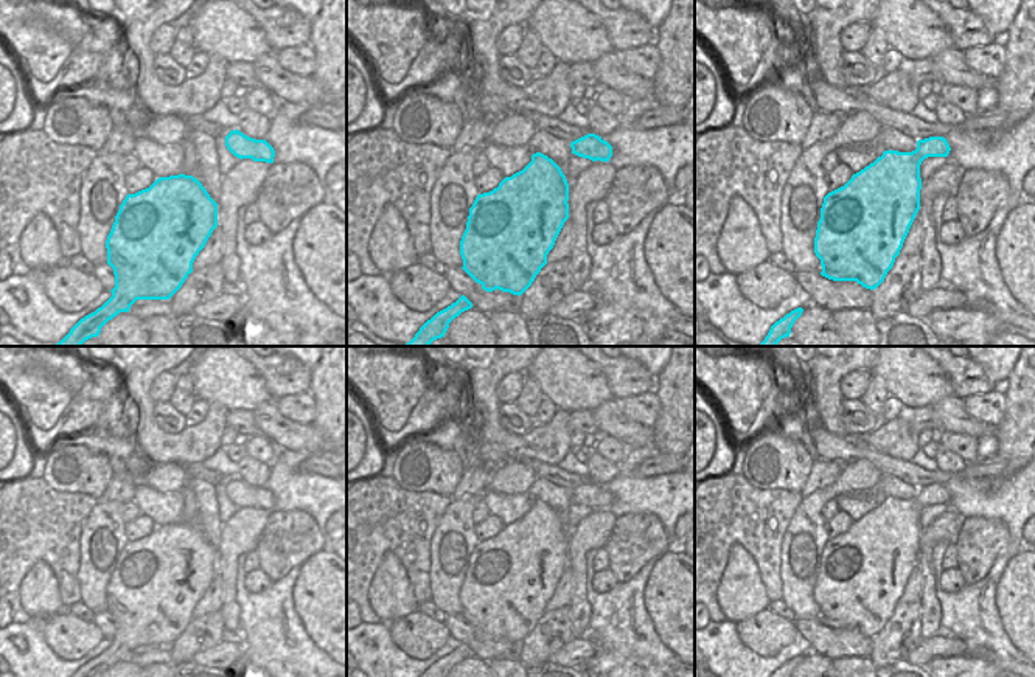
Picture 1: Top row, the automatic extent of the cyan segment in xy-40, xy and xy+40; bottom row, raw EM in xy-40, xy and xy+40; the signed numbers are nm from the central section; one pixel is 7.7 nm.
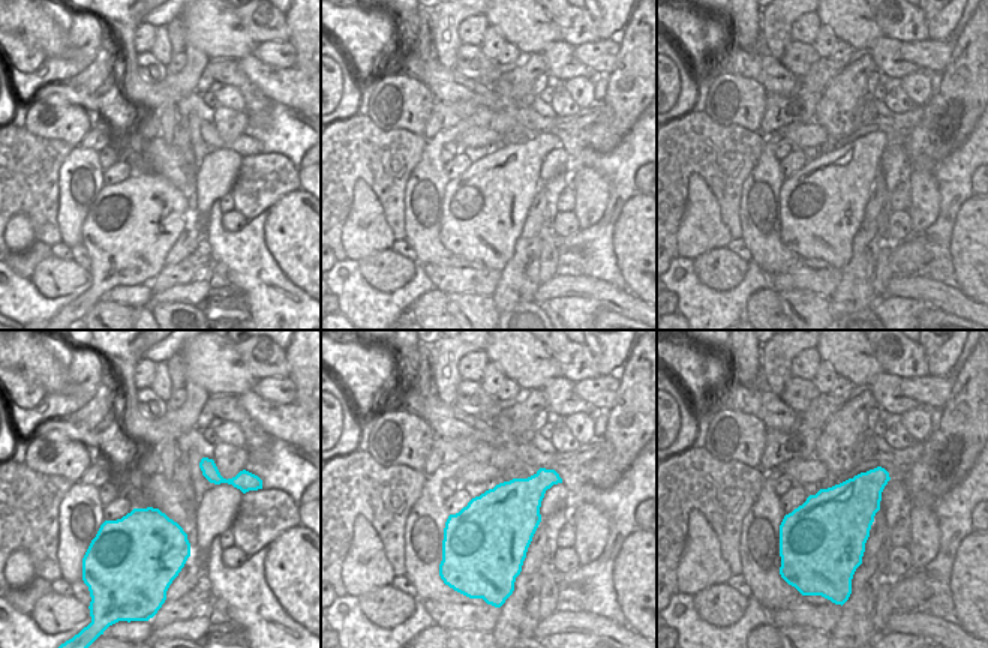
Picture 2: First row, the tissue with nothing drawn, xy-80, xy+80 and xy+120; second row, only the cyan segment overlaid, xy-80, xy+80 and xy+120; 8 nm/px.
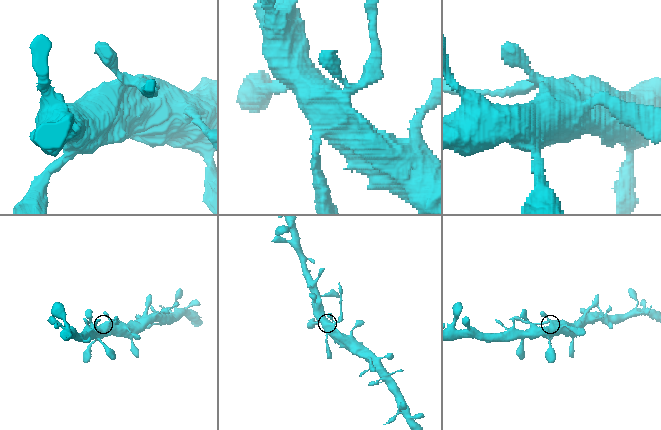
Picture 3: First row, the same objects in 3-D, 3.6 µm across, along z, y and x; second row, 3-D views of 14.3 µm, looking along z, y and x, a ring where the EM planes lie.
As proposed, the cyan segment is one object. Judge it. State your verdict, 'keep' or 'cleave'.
cleave

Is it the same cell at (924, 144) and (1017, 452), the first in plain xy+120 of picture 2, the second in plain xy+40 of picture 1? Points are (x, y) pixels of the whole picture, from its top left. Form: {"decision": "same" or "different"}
{"decision": "same"}

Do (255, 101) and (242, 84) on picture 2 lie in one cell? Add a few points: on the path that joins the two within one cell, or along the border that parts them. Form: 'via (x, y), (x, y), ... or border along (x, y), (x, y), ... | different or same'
via (254, 96), (246, 89) | same

